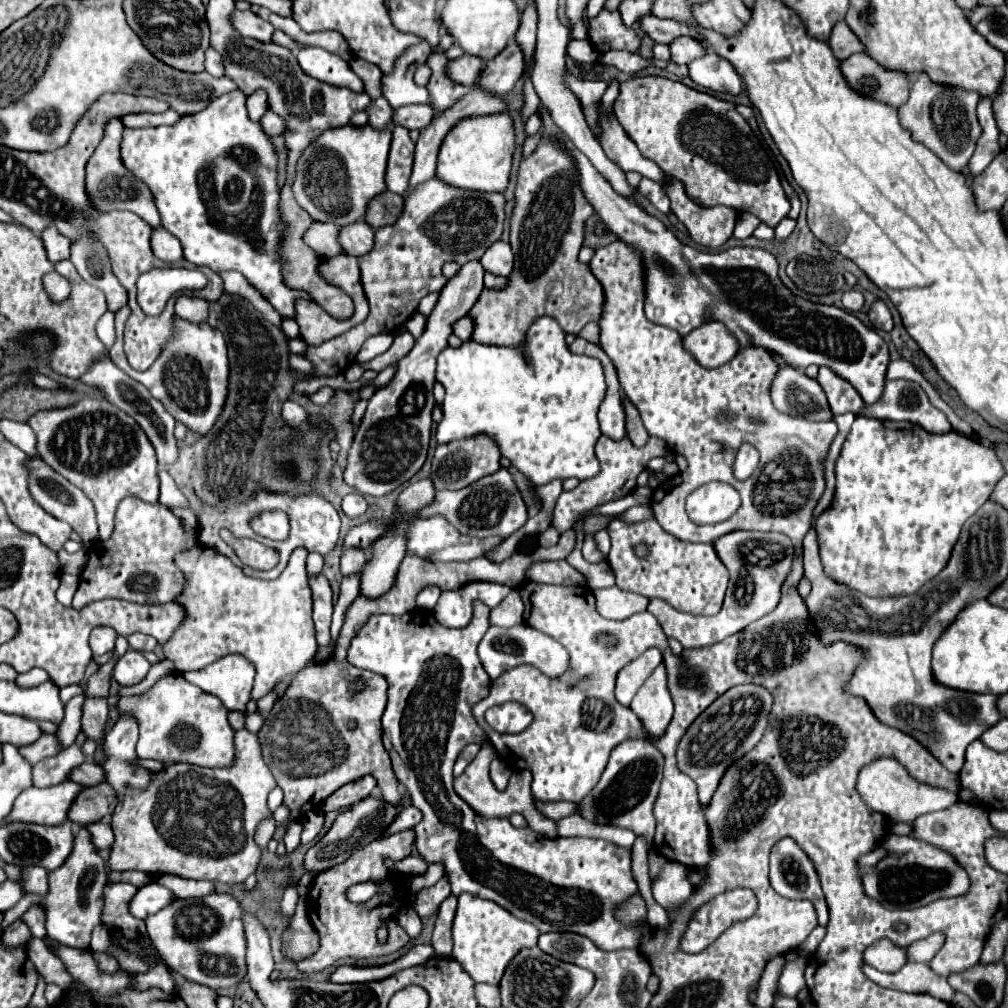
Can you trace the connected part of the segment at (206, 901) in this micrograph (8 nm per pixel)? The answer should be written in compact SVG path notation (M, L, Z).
M215 892L209 896L199 898L187 898L187 900L173 900L167 904L161 912L149 916L145 920L147 934L157 948L157 952L163 956L163 960L177 970L181 976L185 976L191 982L205 984L213 990L219 988L231 988L245 976L245 926L243 926L243 908L239 900L229 892Z

